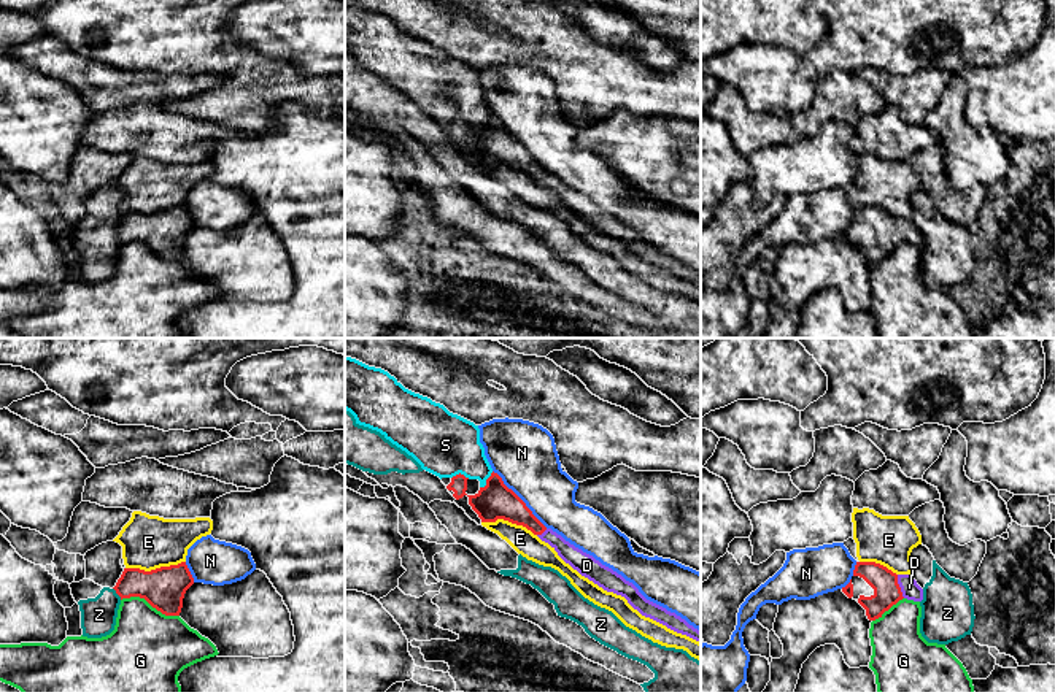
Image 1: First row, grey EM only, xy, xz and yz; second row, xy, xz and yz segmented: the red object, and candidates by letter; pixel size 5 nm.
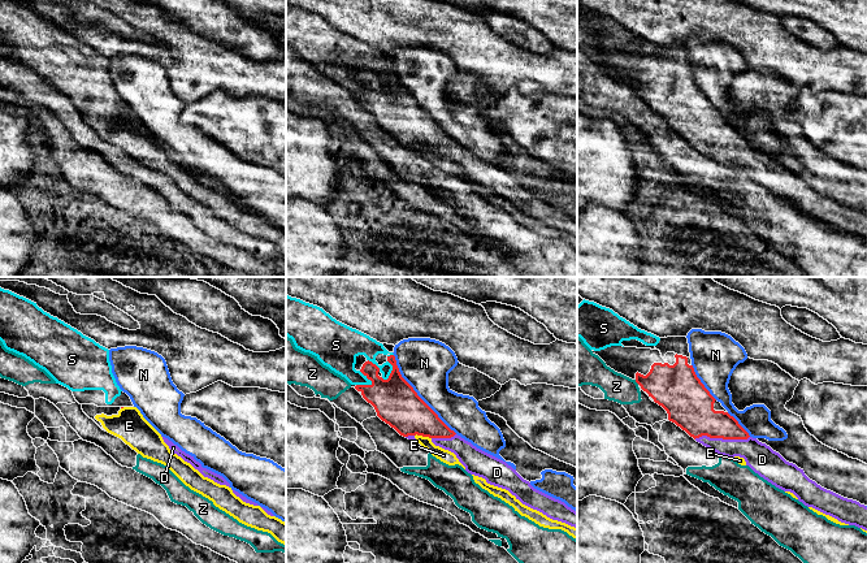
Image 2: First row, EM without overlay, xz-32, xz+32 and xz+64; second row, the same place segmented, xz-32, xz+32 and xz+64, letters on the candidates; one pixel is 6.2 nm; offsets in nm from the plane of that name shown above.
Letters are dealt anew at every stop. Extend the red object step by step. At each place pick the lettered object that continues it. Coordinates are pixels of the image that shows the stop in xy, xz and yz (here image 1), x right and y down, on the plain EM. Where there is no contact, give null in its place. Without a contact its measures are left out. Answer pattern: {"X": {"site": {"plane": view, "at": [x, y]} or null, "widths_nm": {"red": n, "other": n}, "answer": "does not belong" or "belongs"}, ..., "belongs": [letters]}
{"D": {"site": {"plane": "yz", "at": [898, 230]}, "widths_nm": {"red": 140, "other": 90}, "answer": "belongs"}, "E": {"site": {"plane": "xy", "at": [156, 213]}, "widths_nm": {"red": 220, "other": 280}, "answer": "does not belong"}, "G": {"site": {"plane": "xy", "at": [150, 248]}, "widths_nm": {"red": 220, "other": 400}, "answer": "does not belong"}, "N": {"site": {"plane": "xz", "at": [520, 143]}, "widths_nm": {"red": 180, "other": 320}, "answer": "does not belong"}, "S": {"site": {"plane": "xz", "at": [486, 126]}, "widths_nm": {"red": 180, "other": 280}, "answer": "does not belong"}, "Z": {"site": {"plane": "xy", "at": [116, 237]}, "widths_nm": {"red": 220, "other": 180}, "answer": "does not belong"}, "belongs": ["D"]}

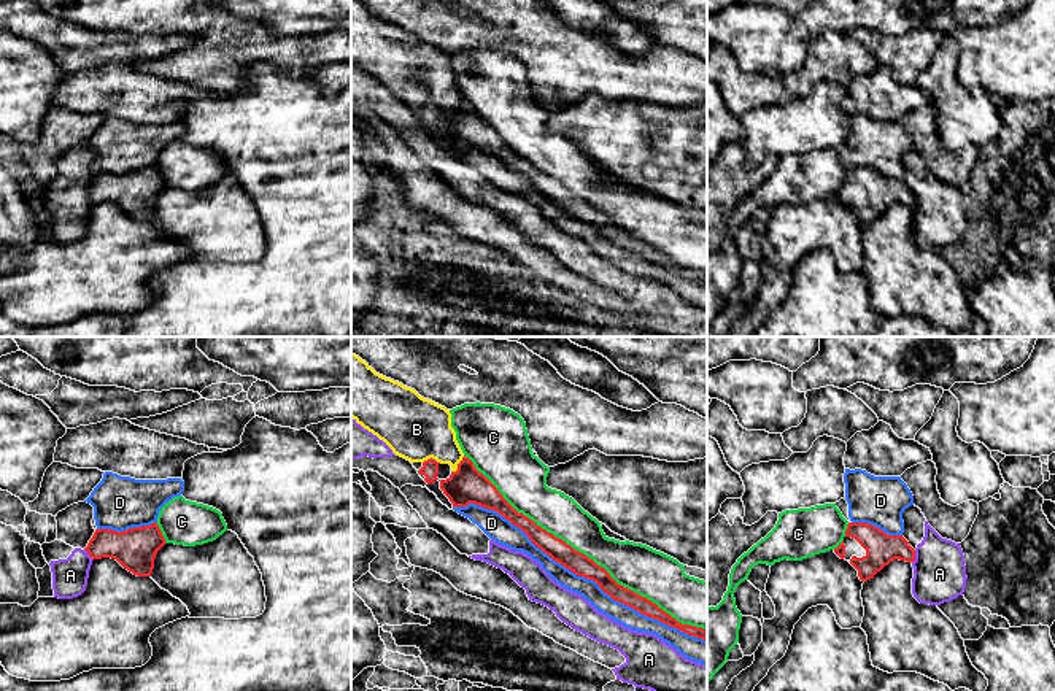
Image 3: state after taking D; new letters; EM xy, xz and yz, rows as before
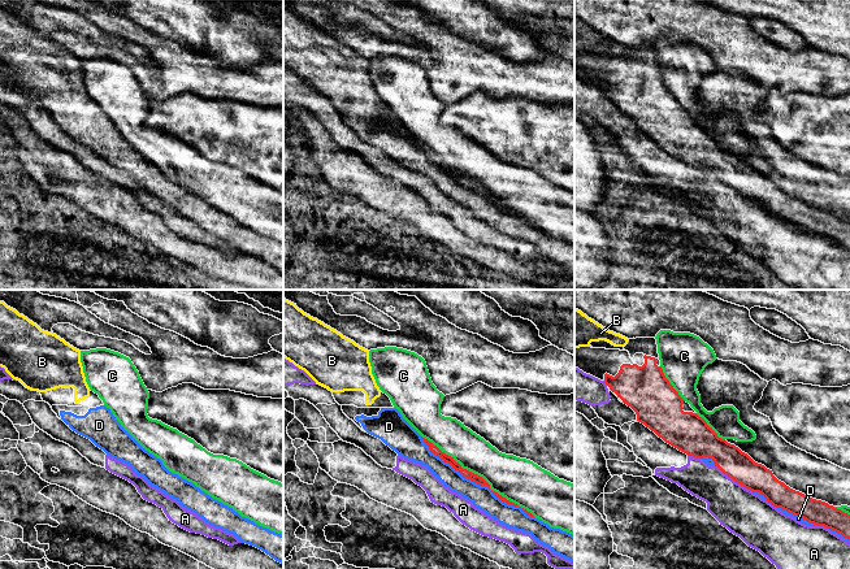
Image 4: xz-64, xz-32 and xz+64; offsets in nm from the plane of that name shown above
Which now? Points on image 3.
{"A": {"site": {"plane": "yz", "at": [914, 200]}, "widths_nm": {"red": 160, "other": 280}, "answer": "does not belong"}, "B": {"site": {"plane": "xz", "at": [458, 110]}, "widths_nm": {"red": 180, "other": 280}, "answer": "does not belong"}, "C": {"site": {"plane": "xz", "at": [582, 197]}, "widths_nm": {"red": 110, "other": 220}, "answer": "does not belong"}, "D": {"site": {"plane": "xz", "at": [580, 220]}, "widths_nm": {"red": 110, "other": 100}, "answer": "does not belong"}, "belongs": []}

